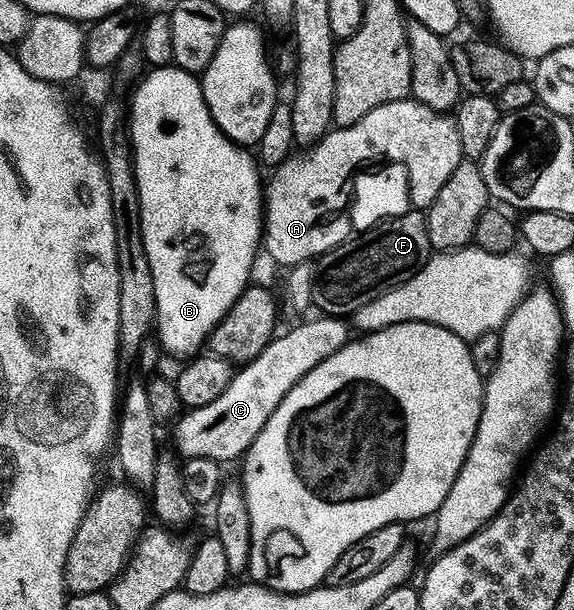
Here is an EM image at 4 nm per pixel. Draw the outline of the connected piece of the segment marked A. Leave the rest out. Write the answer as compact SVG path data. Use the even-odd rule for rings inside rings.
M406 97L399 101L391 101L390 103L379 105L375 109L371 109L371 113L367 113L362 119L349 127L334 126L318 143L314 143L308 149L302 151L305 151L302 155L297 155L297 153L290 154L281 164L272 168L270 175L273 176L271 176L270 179L268 176L267 182L263 187L263 251L264 254L266 251L275 262L282 263L282 268L285 269L293 267L296 263L307 263L316 260L318 257L324 255L326 251L332 251L334 247L338 247L340 243L350 238L349 193L345 187L345 179L349 177L349 171L353 171L353 163L357 163L357 159L365 159L365 155L393 155L393 159L405 159L405 163L409 163L409 168L407 170L411 173L411 197L409 198L409 202L417 209L427 209L433 204L435 197L439 193L439 189L443 189L443 185L447 185L447 177L451 177L451 173L455 173L457 166L463 162L456 118L454 118L452 114L431 109L412 97Z

